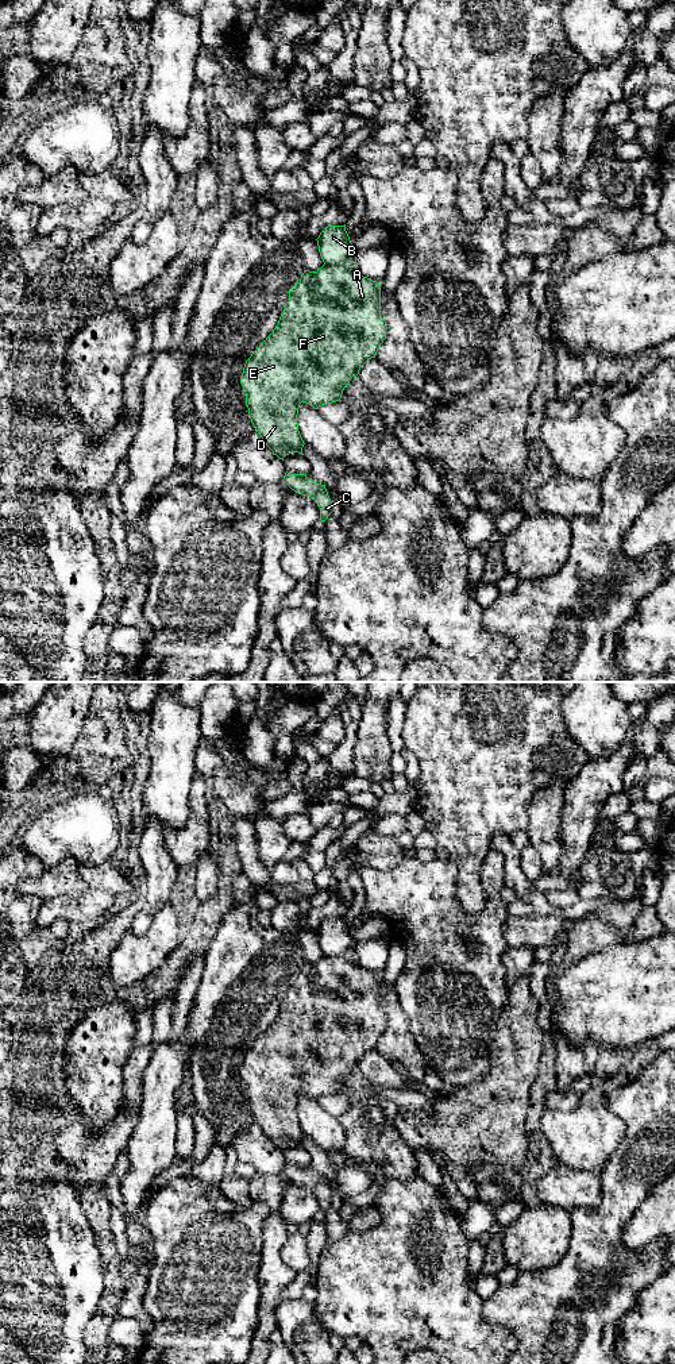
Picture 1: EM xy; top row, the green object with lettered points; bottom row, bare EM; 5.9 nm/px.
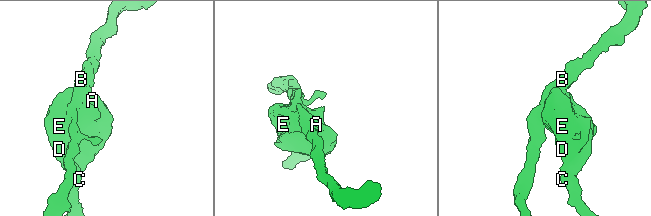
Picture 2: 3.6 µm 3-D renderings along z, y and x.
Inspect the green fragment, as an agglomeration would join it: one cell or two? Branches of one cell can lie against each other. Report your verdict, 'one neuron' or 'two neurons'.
two neurons

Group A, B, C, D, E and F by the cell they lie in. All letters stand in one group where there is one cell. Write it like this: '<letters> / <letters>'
A C D E F / B

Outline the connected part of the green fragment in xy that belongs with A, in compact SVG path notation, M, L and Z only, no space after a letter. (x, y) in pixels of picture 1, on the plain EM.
M323 956L317 963L304 962L300 972L289 980L289 993L284 999L273 1024L246 1052L240 1070L254 1120L282 1152L292 1144L304 1147L305 1134L297 1114L300 1095L306 1094L319 1101L321 1097L339 1093L351 1070L359 1066L369 1051L375 1049L387 1021L381 1007L379 974L340 956Z

